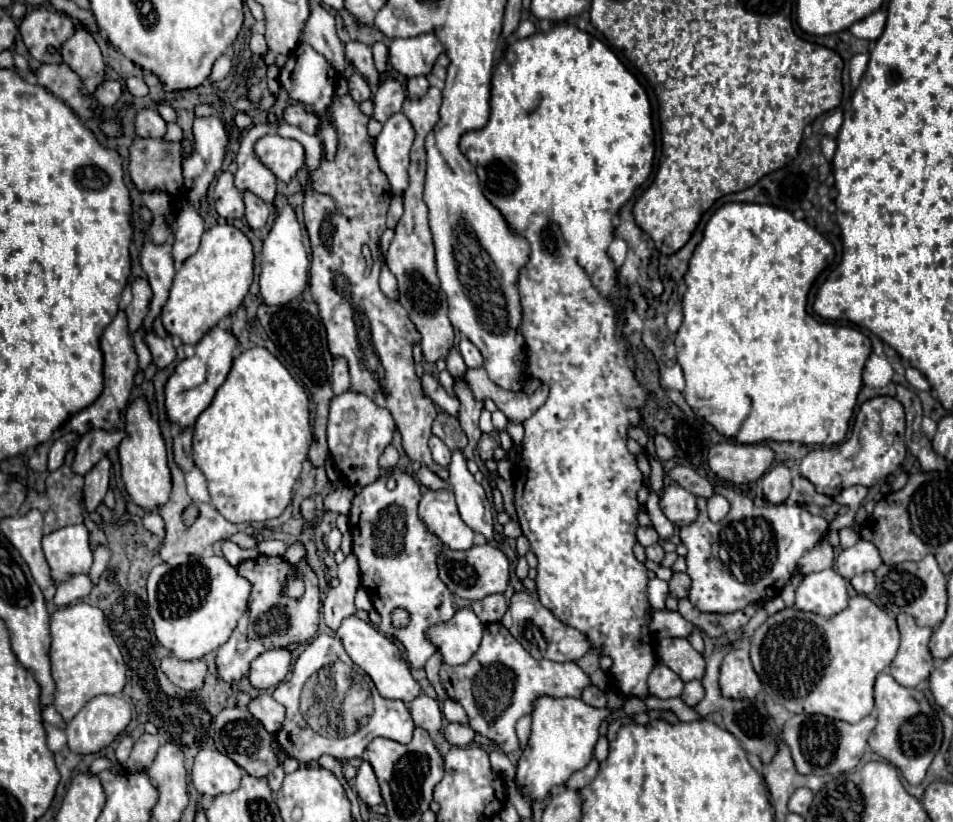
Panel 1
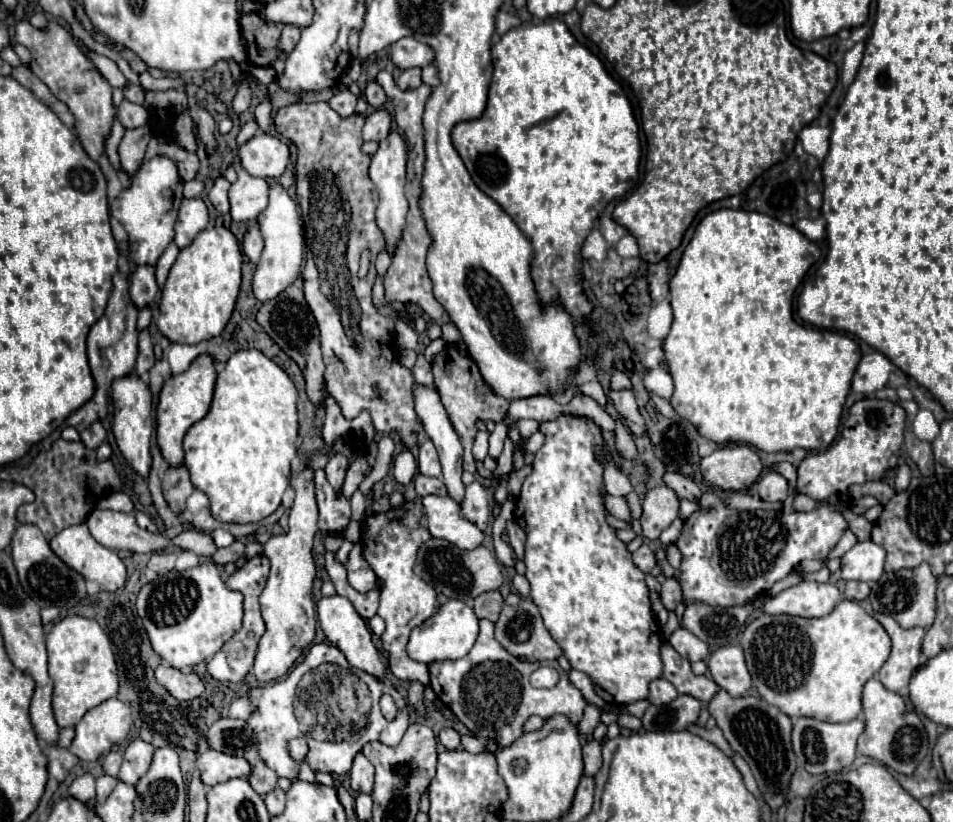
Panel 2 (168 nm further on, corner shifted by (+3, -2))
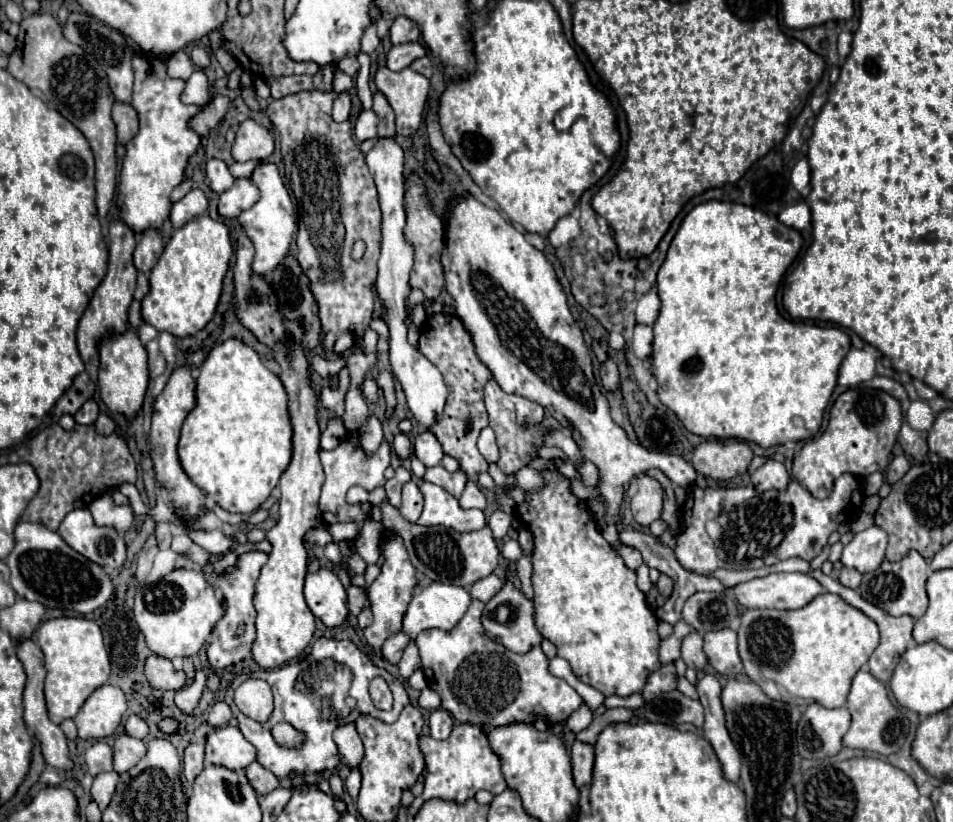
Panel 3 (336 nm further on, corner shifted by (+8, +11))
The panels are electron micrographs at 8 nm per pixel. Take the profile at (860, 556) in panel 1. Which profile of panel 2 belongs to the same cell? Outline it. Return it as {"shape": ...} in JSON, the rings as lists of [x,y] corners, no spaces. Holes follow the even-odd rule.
{"shape":[[[871,540],[857,542],[849,552],[841,556],[841,578],[875,582],[883,574],[883,562],[885,550],[879,544]]]}

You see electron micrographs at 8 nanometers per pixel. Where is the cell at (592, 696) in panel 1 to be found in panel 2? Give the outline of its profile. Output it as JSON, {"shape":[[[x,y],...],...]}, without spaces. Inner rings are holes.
{"shape":[[[587,704],[585,714],[583,714],[581,722],[579,722],[579,730],[581,730],[581,738],[583,740],[585,740],[585,734],[595,730],[595,726],[599,724],[599,716],[601,716],[601,710],[595,704]]]}

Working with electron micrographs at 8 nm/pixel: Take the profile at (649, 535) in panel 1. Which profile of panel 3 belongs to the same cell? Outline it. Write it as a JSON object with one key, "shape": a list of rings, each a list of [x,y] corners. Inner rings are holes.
{"shape":[[[648,475],[638,479],[636,485],[638,485],[638,491],[630,501],[632,515],[634,515],[634,521],[648,527],[656,519],[660,519],[660,513],[662,513],[662,487],[656,479],[652,479]]]}

